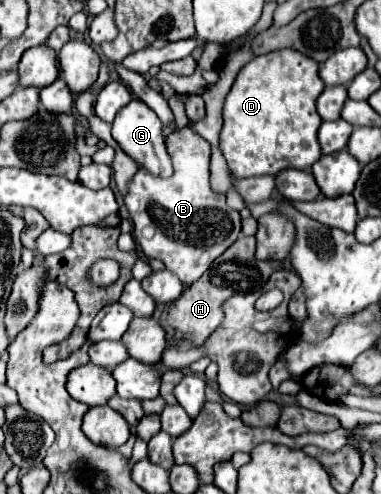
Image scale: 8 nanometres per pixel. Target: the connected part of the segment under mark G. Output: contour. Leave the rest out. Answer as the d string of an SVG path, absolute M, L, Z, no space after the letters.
M134 98L128 106L124 106L116 114L116 118L112 122L112 136L120 144L120 148L126 154L130 154L142 168L146 168L158 176L170 176L172 174L170 156L166 152L166 140L162 136L162 122L142 100Z

